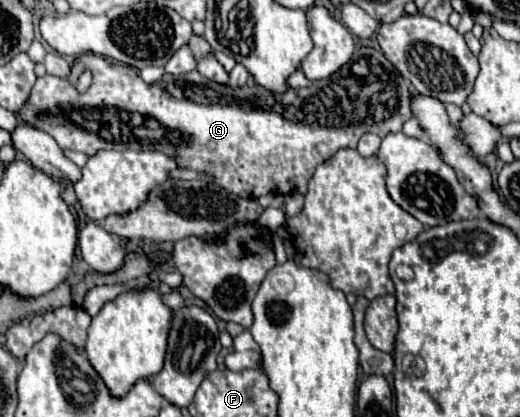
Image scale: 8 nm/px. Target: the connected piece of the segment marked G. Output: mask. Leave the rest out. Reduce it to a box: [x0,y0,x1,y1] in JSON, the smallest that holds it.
[16,46,414,198]

